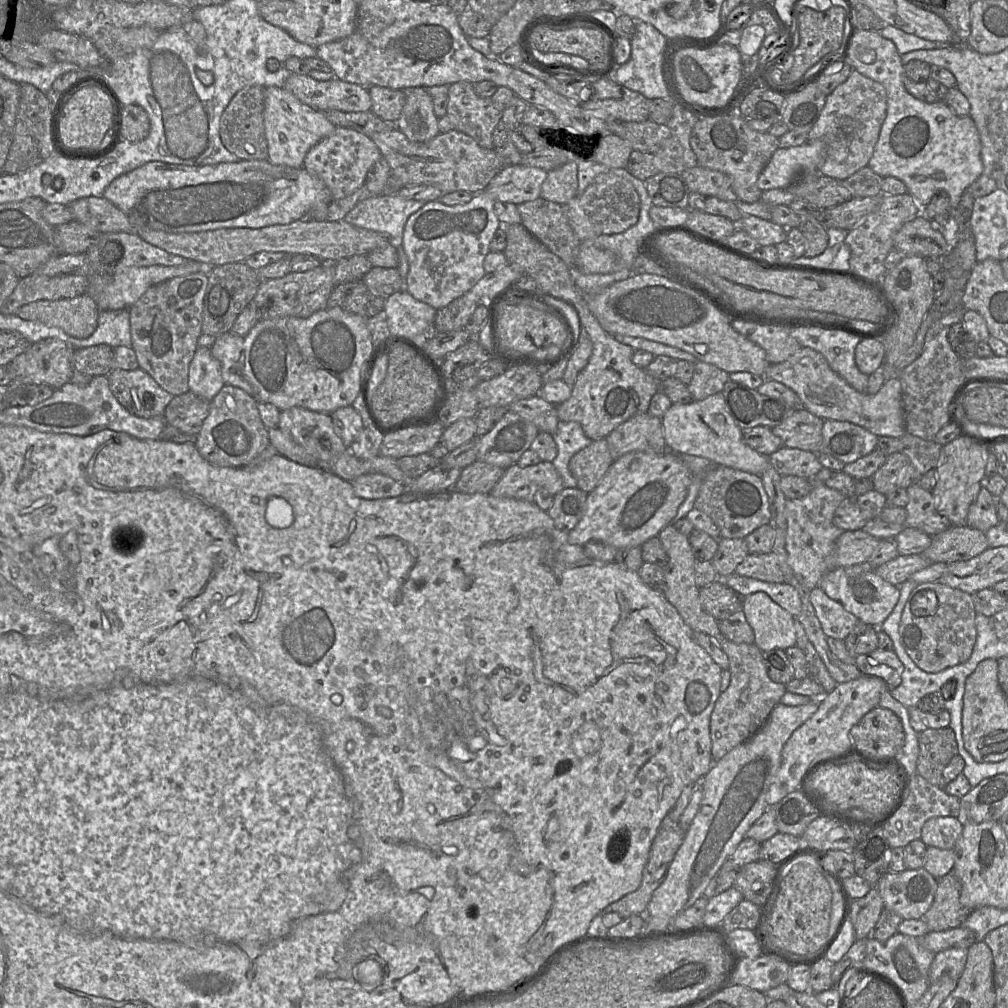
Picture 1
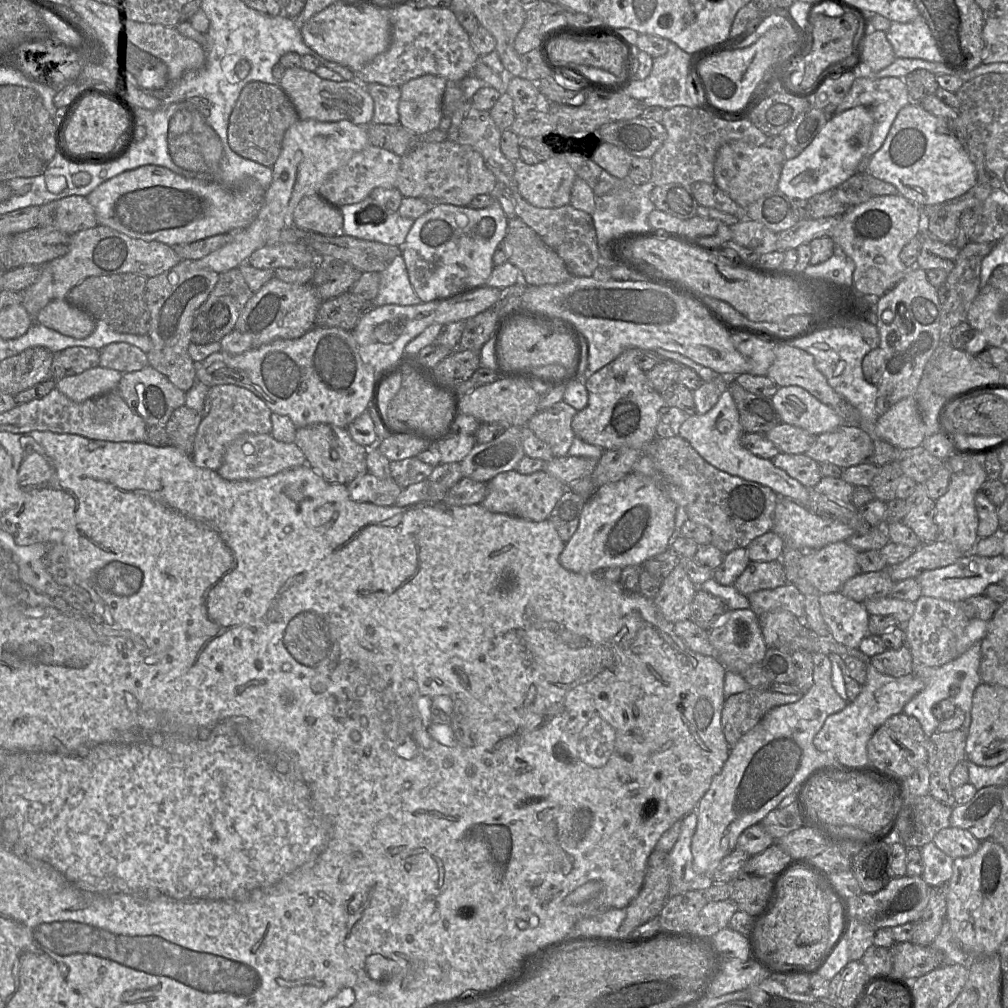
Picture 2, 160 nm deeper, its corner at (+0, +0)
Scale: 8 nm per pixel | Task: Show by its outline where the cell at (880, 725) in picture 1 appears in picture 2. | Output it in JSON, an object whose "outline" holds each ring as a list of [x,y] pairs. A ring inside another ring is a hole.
{"outline":[[[904,713],[888,718],[871,736],[867,743],[870,764],[882,775],[888,776],[902,786],[904,780],[924,765],[928,766],[928,737],[919,721]]]}

